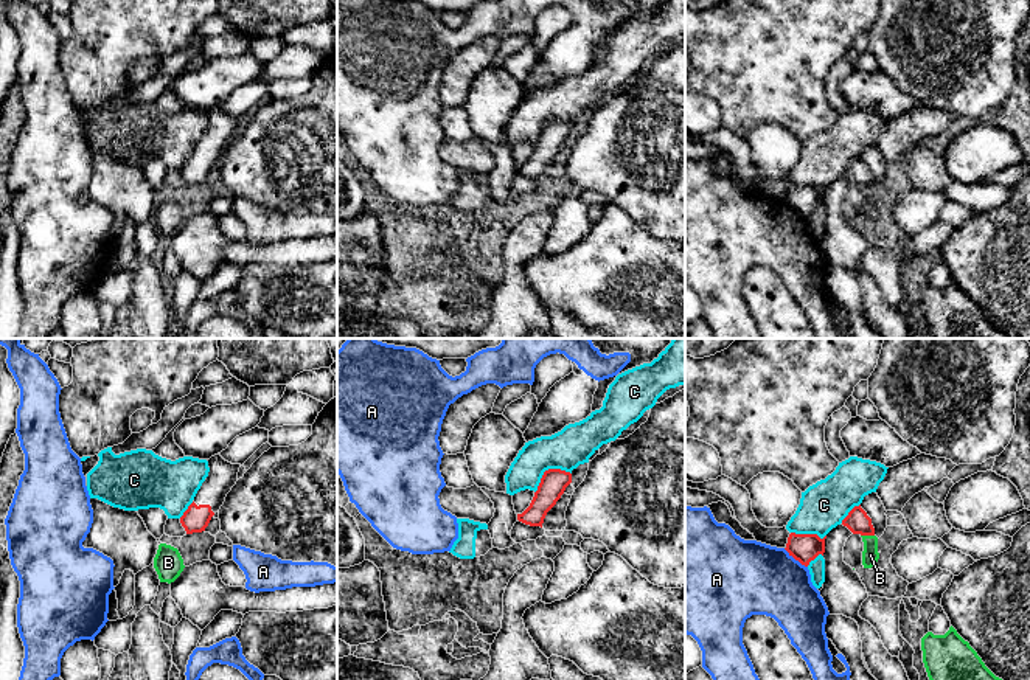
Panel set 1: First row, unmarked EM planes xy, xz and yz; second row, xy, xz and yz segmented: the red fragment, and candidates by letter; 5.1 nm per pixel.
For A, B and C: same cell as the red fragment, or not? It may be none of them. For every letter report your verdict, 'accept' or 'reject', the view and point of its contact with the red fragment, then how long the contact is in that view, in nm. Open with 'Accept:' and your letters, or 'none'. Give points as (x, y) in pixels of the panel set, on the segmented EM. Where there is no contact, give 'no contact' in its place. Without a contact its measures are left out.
Accept: B
A: reject; meets red in yz at (796, 559); contact 160 nm long
B: accept; meets red in yz at (867, 534); contact 70 nm long
C: reject; meets red in xz at (549, 469); contact 220 nm long

